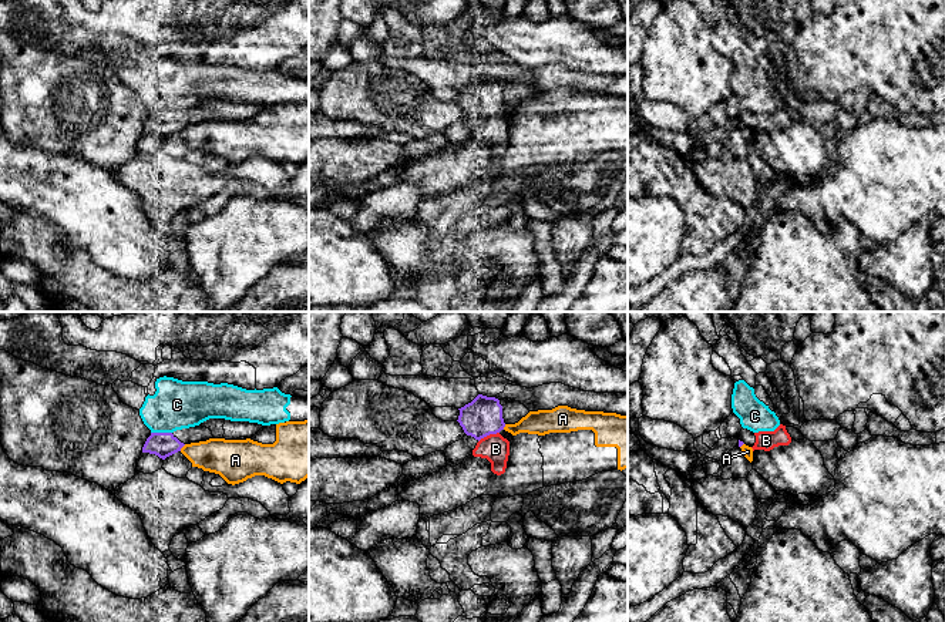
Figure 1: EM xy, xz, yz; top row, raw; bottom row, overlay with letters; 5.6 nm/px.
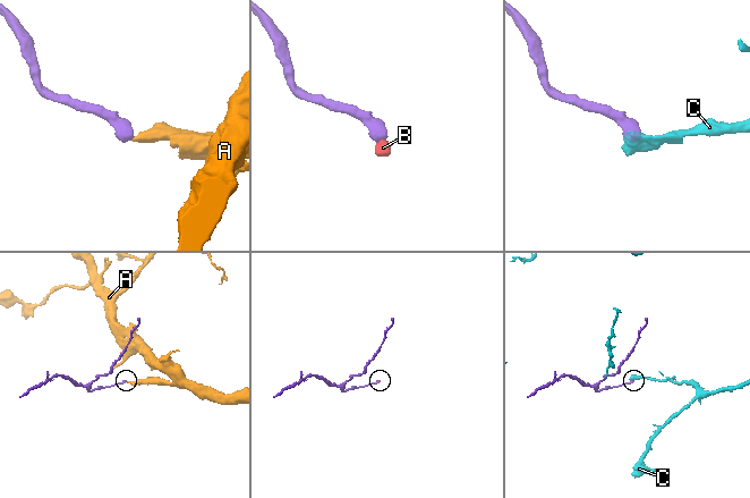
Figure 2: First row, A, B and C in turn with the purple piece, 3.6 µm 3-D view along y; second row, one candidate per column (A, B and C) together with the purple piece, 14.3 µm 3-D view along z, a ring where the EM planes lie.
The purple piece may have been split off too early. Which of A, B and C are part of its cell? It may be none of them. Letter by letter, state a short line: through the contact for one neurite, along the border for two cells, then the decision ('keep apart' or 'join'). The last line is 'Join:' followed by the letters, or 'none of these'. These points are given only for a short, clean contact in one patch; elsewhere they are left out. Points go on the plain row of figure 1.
A: xy (185, 125), (180, 131) | keep apart
B: join
C: keep apart
Join: B

